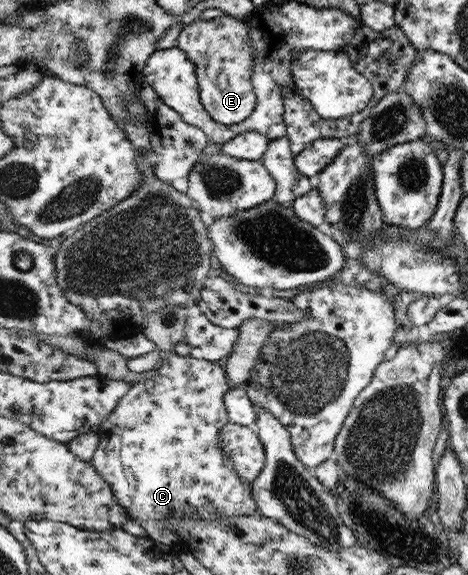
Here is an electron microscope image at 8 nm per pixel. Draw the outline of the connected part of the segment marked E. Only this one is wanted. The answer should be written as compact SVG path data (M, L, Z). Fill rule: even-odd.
M223 16L207 21L192 20L181 31L178 47L190 56L198 78L199 99L202 100L203 108L206 109L210 119L217 123L242 122L254 111L257 103L257 96L250 83L252 61L256 51L247 43L249 28L244 20Z

